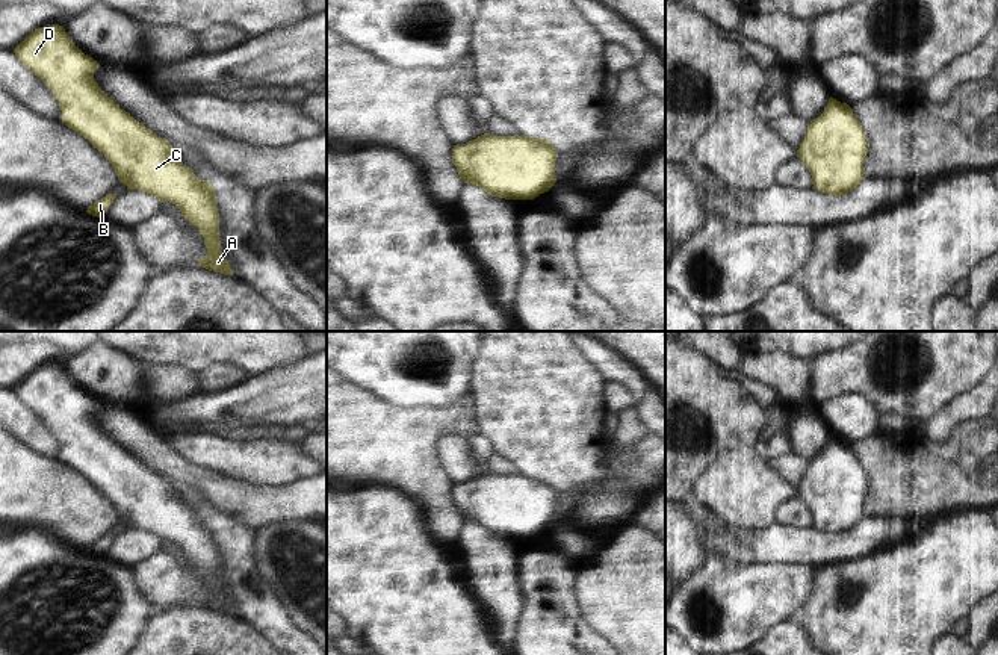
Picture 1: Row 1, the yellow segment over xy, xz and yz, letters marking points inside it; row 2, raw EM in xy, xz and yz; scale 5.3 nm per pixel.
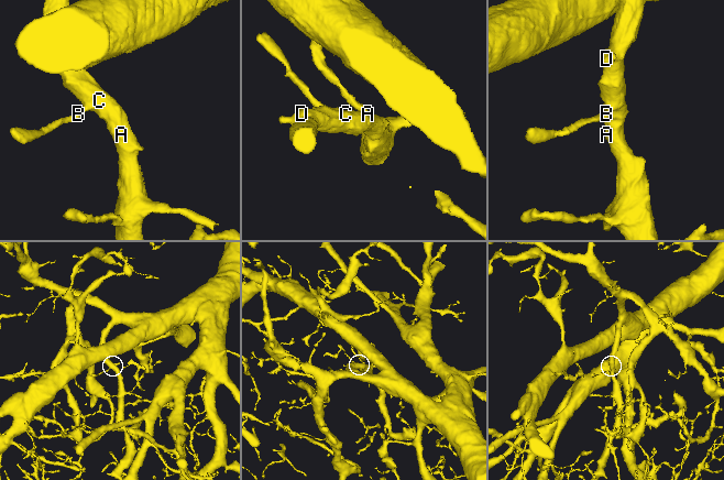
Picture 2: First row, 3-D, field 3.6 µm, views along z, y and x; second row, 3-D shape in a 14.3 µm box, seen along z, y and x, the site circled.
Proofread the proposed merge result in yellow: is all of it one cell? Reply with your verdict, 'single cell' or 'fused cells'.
single cell

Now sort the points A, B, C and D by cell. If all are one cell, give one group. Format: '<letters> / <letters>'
A B C D

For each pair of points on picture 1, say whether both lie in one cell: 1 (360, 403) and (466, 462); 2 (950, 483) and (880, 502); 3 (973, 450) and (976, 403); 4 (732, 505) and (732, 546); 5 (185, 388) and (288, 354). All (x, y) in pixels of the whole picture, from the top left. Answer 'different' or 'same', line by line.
1: different
2: same
3: different
4: different
5: different

